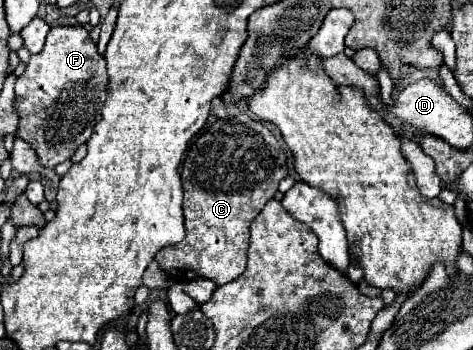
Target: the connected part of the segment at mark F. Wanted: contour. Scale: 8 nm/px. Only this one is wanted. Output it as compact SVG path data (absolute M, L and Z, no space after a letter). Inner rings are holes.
M54 26L46 38L46 44L40 54L34 54L22 76L16 80L16 112L20 116L16 136L26 140L36 152L38 160L46 168L54 168L56 164L68 160L76 146L80 146L92 126L98 122L104 100L106 100L106 60L98 54L90 32L84 26Z

